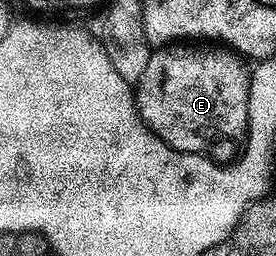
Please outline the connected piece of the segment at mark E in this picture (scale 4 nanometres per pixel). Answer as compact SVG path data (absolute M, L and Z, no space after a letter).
M168 44L152 53L145 72L141 72L141 80L134 87L135 108L143 117L143 123L161 140L165 140L172 151L181 154L193 154L206 151L206 146L215 146L222 138L242 139L247 132L247 117L249 116L249 92L251 91L251 72L248 63L230 48L219 44Z

